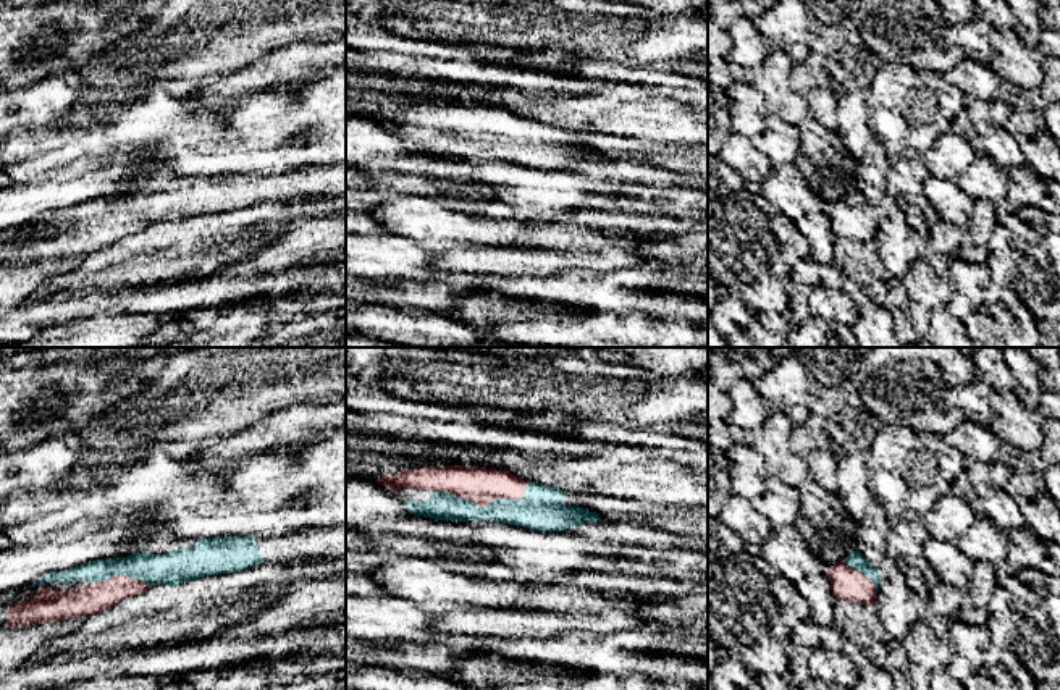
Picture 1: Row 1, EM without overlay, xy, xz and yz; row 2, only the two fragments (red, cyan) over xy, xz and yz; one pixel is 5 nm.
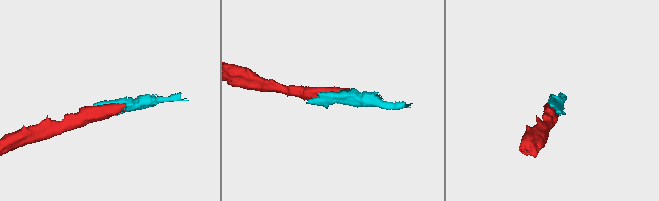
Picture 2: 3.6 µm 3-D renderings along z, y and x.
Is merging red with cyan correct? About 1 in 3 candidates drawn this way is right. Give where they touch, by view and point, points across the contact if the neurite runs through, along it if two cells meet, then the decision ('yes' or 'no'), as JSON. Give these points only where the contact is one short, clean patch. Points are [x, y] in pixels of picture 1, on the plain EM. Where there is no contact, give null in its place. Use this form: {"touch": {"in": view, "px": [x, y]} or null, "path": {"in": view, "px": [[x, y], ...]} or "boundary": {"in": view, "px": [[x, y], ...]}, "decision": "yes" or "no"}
{"touch": {"in": "xz", "px": [490, 138]}, "decision": "yes"}

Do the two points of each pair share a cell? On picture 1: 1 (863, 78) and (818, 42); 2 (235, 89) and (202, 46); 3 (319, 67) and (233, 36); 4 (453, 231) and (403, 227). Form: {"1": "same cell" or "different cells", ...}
{"1": "same cell", "2": "different cells", "3": "different cells", "4": "same cell"}

